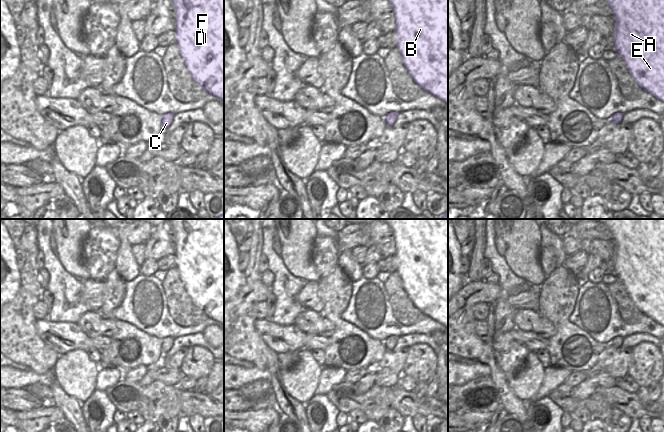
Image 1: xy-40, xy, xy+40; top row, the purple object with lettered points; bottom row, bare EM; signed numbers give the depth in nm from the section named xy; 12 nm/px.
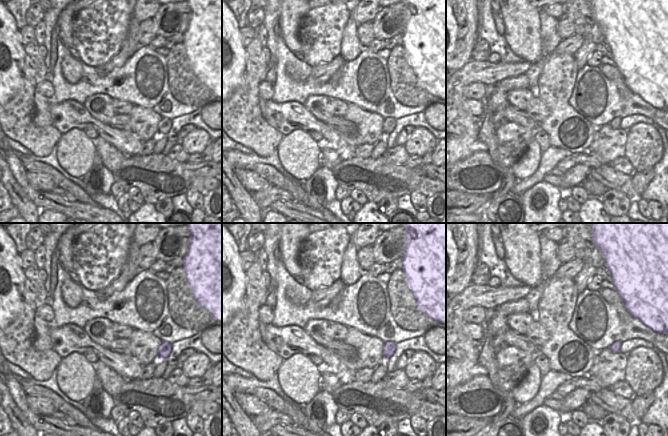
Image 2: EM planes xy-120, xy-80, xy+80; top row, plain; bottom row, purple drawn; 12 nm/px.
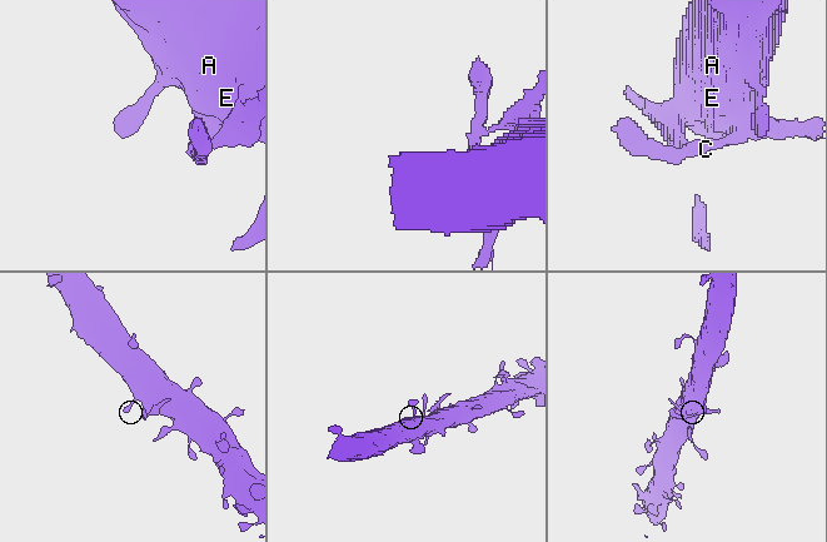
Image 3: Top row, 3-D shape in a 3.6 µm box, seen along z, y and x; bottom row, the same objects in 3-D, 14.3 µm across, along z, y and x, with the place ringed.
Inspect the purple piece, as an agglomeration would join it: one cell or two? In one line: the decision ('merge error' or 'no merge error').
no merge error

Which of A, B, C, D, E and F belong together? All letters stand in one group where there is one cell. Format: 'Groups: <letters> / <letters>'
Groups: A B C D E F

